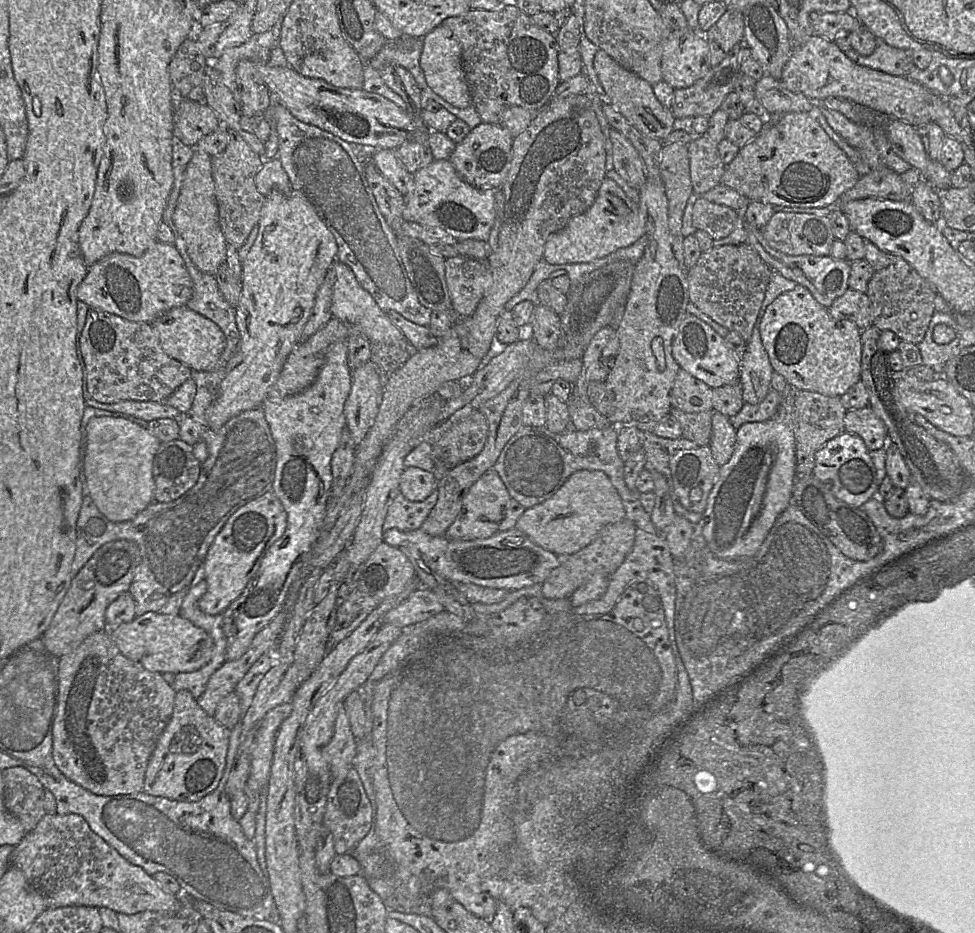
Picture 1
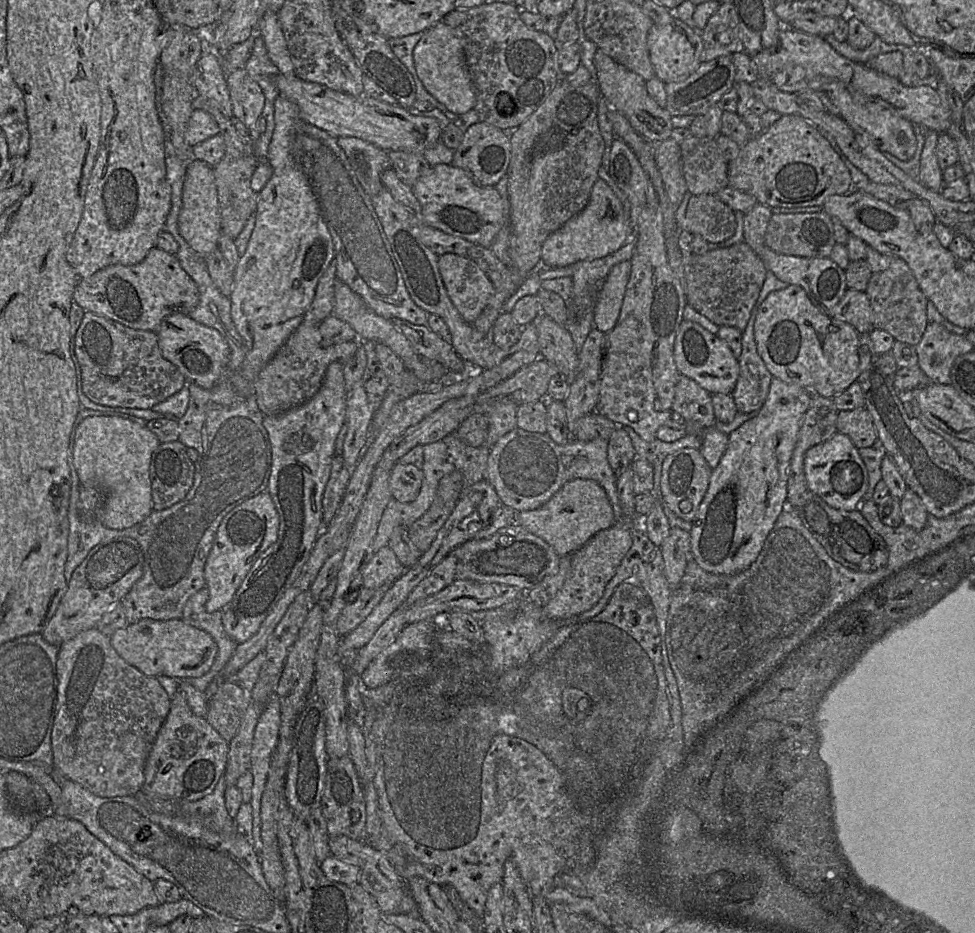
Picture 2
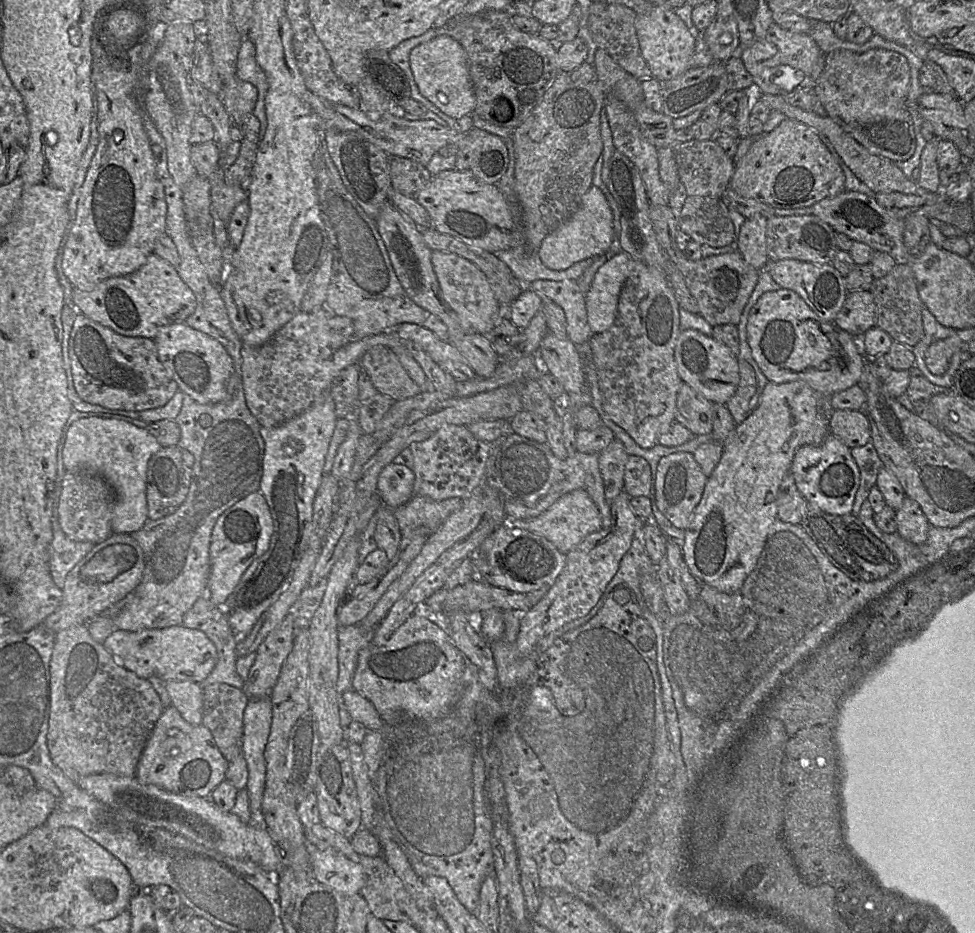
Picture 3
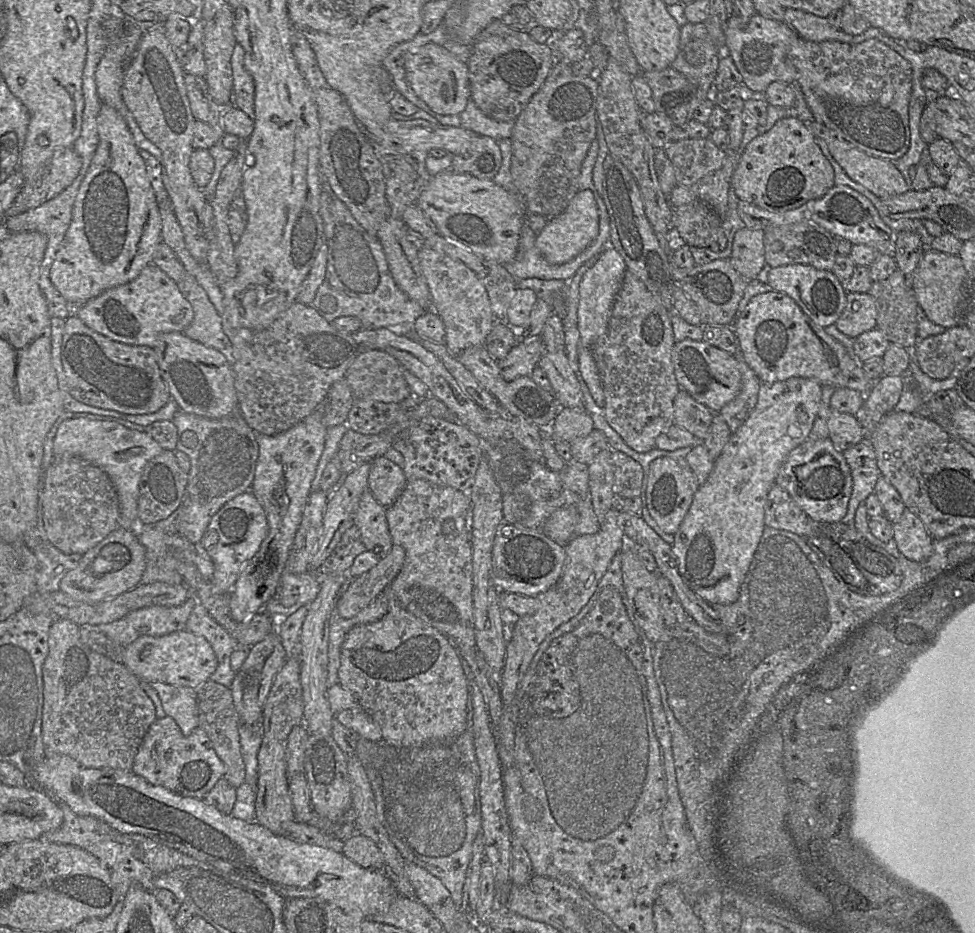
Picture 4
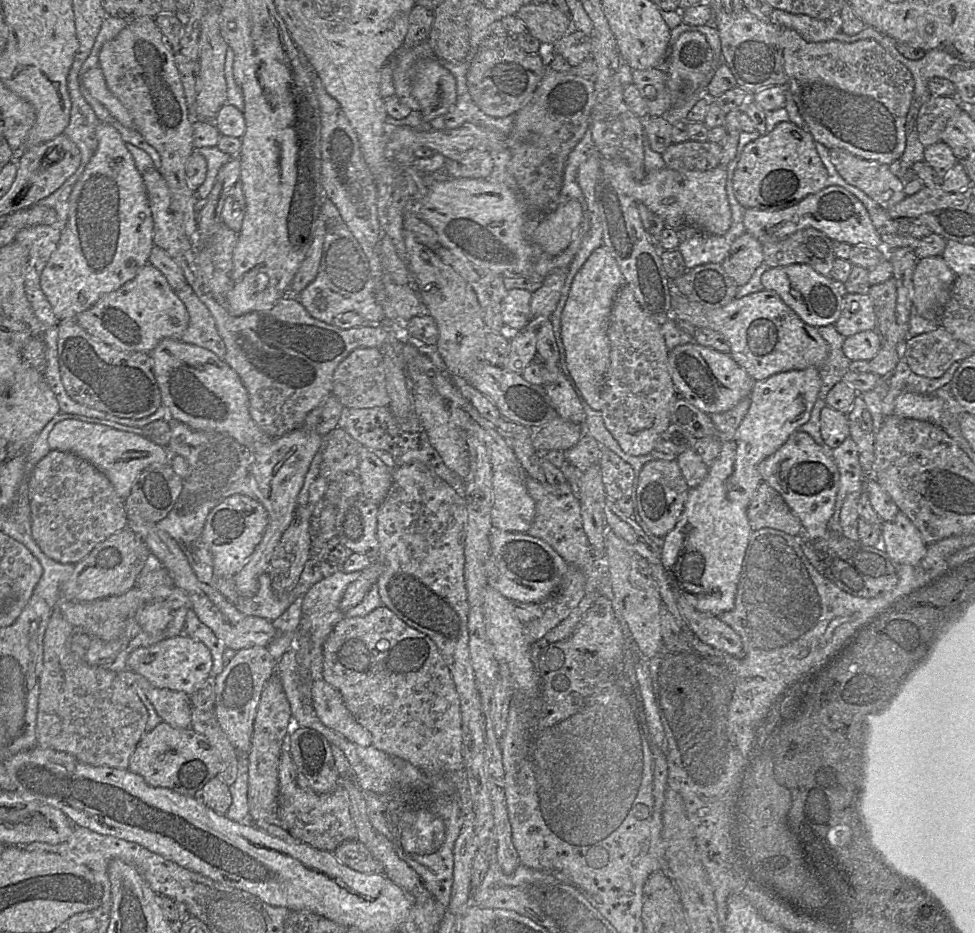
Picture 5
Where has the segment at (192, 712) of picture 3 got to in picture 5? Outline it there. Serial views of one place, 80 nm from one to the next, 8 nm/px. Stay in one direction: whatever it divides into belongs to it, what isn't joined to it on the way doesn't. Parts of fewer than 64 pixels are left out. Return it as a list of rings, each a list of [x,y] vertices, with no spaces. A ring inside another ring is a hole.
[[[152,685],[143,692],[161,721],[178,729],[191,727],[190,695],[182,691],[157,688]]]

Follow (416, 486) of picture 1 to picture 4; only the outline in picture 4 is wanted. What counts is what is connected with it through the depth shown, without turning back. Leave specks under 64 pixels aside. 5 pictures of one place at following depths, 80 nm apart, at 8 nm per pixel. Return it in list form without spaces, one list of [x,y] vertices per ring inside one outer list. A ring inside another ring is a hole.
[[[383,456],[370,462],[368,491],[383,507],[390,507],[407,484],[403,469]]]

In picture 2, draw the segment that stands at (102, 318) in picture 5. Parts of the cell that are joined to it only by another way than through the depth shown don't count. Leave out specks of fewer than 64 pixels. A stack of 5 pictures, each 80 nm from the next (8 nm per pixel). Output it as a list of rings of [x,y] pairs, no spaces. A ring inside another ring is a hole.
[[[155,246],[140,263],[110,265],[80,279],[73,293],[73,301],[87,312],[129,328],[156,331],[170,315],[189,314],[199,302],[199,291],[181,267],[177,256]]]

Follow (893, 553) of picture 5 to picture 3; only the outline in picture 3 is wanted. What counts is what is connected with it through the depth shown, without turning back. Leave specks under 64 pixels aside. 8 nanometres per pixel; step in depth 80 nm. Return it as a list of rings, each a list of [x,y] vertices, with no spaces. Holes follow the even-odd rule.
[[[907,496],[896,512],[896,523],[896,532],[916,545],[926,540],[931,526],[919,504]]]

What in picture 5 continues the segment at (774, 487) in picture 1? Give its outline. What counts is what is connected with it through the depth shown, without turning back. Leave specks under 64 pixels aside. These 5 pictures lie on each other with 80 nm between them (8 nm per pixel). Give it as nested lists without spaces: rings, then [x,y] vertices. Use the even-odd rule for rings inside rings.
[[[817,367],[778,373],[754,383],[750,394],[751,405],[746,416],[733,436],[724,438],[721,452],[703,483],[690,489],[679,517],[681,526],[675,526],[663,538],[661,563],[675,597],[683,595],[697,610],[716,616],[733,609],[744,557],[753,532],[747,516],[748,506],[763,482],[759,465],[774,454],[800,426],[808,422],[820,388],[821,377]]]

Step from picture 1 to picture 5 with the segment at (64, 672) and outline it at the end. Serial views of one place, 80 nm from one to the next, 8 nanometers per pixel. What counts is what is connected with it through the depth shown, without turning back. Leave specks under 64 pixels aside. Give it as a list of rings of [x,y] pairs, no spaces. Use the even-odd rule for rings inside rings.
[[[57,607],[52,610],[47,628],[43,638],[43,668],[39,677],[39,696],[38,696],[38,710],[36,719],[36,738],[38,745],[43,748],[50,748],[56,751],[65,752],[74,756],[79,761],[93,766],[102,766],[117,769],[128,769],[129,758],[134,752],[137,744],[146,732],[146,723],[148,719],[148,712],[140,699],[138,693],[127,683],[119,679],[117,672],[107,670],[100,667],[88,665],[77,654],[73,653],[69,648],[69,639],[75,632],[75,628],[63,617]]]

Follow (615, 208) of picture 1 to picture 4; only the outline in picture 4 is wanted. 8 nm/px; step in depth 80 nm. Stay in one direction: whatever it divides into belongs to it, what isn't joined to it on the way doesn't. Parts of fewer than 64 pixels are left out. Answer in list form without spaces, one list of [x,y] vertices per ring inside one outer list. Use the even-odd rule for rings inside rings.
[[[590,189],[579,191],[567,208],[551,220],[537,235],[535,244],[545,260],[554,265],[569,262],[585,250],[598,236],[599,213],[595,197]]]

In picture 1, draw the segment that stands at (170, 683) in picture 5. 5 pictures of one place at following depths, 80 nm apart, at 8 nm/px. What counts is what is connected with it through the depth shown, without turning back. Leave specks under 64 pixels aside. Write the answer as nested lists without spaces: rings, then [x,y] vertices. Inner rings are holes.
[[[147,612],[134,618],[131,622],[120,624],[109,634],[122,655],[140,663],[146,670],[160,674],[196,671],[209,662],[213,652],[212,638],[203,629],[180,615]]]

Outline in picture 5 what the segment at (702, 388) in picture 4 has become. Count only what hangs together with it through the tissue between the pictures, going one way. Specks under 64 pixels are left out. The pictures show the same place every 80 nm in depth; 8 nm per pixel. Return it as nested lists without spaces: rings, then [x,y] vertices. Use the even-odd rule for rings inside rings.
[[[695,341],[673,348],[668,361],[678,396],[709,415],[732,409],[742,399],[750,396],[755,383],[730,353],[719,352]]]

